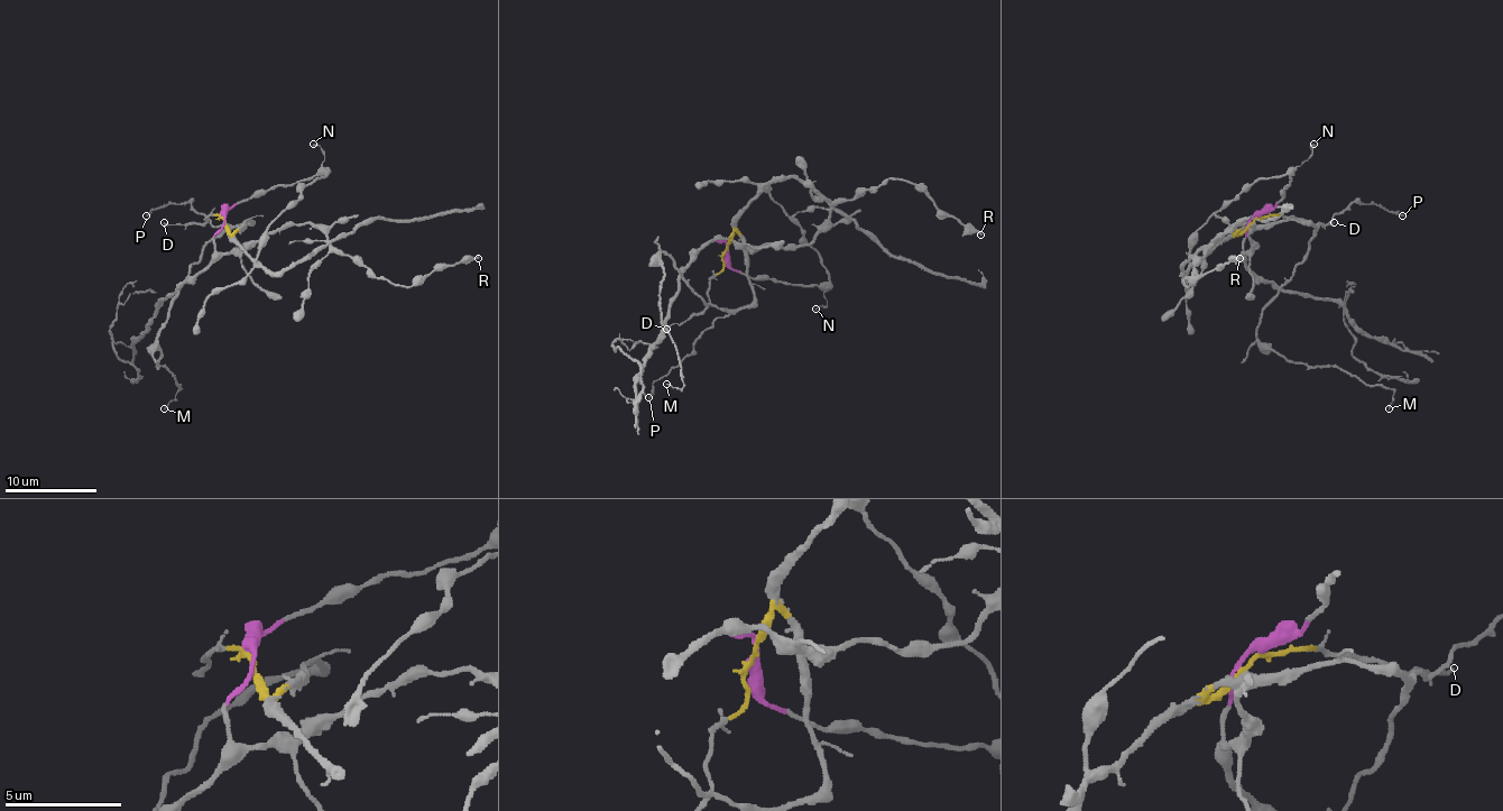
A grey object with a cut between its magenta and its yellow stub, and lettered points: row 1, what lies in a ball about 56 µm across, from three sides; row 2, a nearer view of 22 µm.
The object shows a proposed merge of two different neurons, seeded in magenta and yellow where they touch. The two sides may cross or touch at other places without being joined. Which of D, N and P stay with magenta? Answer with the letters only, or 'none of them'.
N

